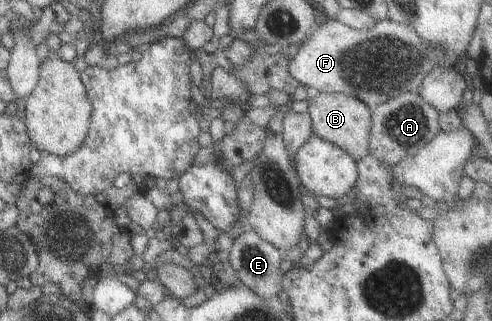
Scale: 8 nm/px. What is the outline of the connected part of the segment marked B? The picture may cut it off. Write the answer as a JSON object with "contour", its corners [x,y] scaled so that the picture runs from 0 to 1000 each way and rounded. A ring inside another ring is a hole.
{"contour":[[[648,283],[646,293],[622,305],[626,327],[624,355],[632,377],[634,421],[654,430],[671,449],[683,449],[695,461],[720,505],[732,498],[746,480],[748,430],[754,389],[752,333],[732,318],[720,299],[695,290],[659,290]]]}

